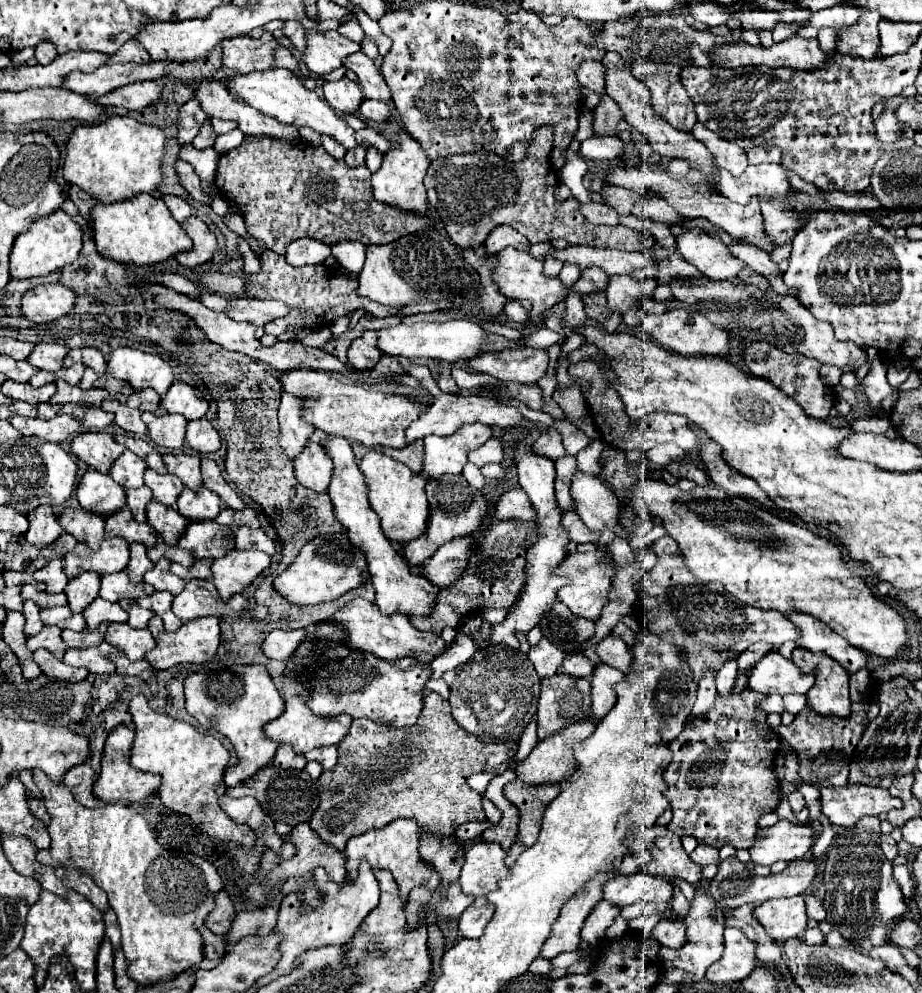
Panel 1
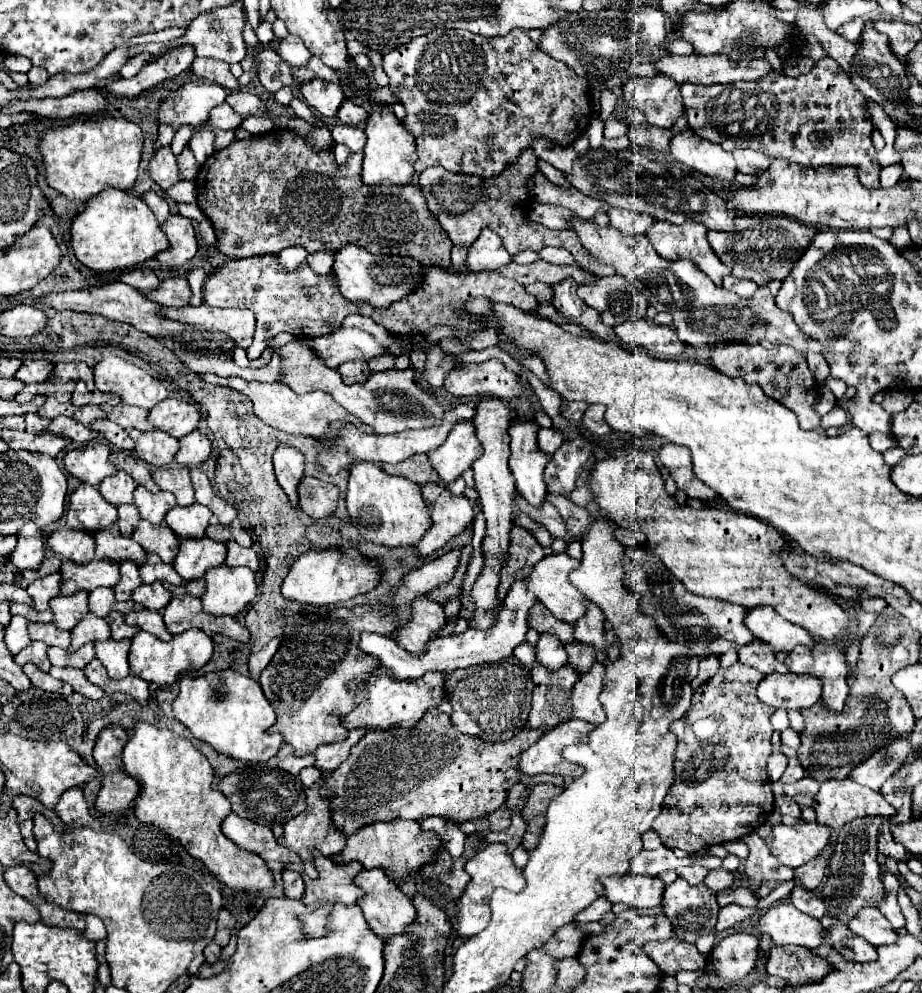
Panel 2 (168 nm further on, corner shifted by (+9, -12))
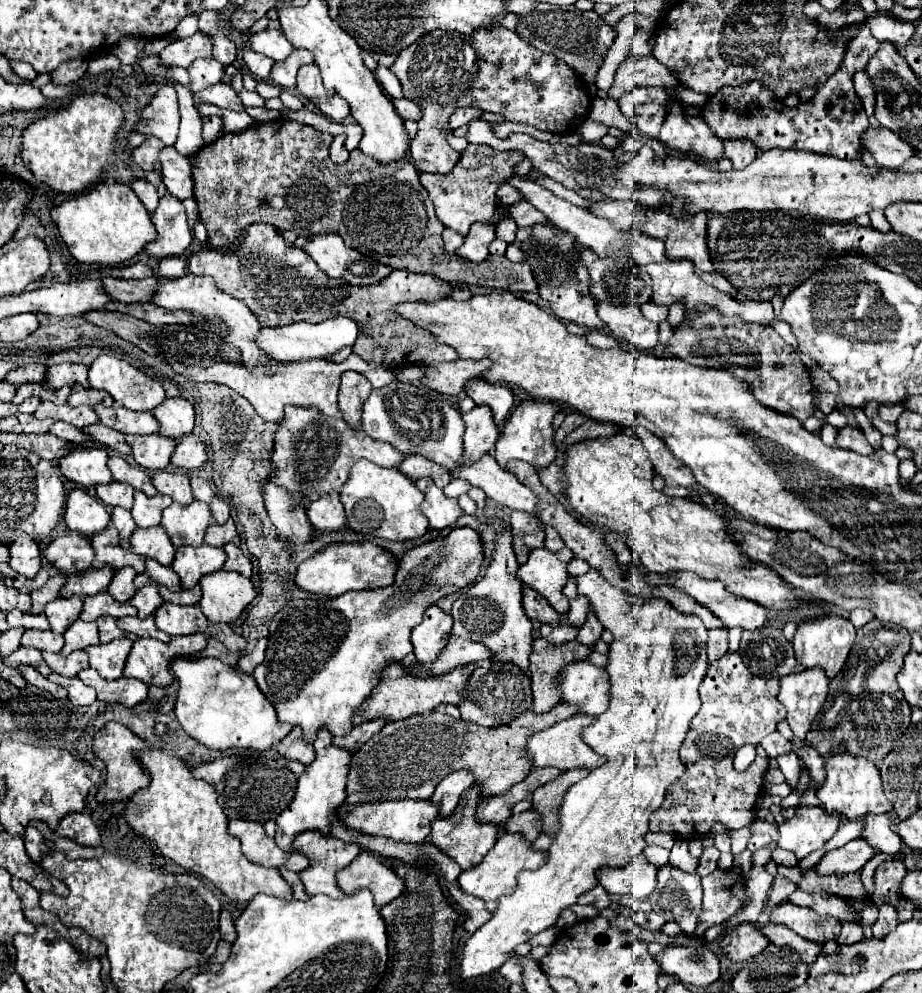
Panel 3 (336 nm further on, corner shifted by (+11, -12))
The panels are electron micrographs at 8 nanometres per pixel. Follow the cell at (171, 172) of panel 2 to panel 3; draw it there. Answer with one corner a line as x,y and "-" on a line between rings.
146,136
146,140
132,150
132,160
142,170
154,170
154,162
158,160
160,148
162,148
162,142
156,136

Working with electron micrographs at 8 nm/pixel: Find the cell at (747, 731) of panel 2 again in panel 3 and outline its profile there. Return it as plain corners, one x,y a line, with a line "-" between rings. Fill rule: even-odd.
726,652
714,660
700,686
702,708
694,716
688,736
680,748
686,774
666,792
659,810
650,816
650,830
672,834
677,840
704,838
714,822
726,824
730,830
740,830
754,822
760,786
768,770
766,752
760,740
776,730
776,724
786,718
786,708
770,694
768,678
752,674
738,652
-
738,744
756,746
756,760
748,772
736,772
732,766

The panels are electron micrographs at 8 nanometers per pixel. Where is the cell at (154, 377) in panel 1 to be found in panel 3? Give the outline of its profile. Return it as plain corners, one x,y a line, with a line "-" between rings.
98,356
90,366
88,384
90,384
90,388
106,390
118,406
128,408
128,410
136,410
136,412
152,412
164,400
164,388
158,380
146,376
144,372
136,370
126,360
120,360
116,356

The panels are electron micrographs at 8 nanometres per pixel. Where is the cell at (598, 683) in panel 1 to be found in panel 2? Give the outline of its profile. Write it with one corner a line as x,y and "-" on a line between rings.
594,664
588,674
582,674
580,680
572,688
572,710
574,718
590,722
590,724
602,724
604,722
604,708
598,700
600,692
604,688
604,664

